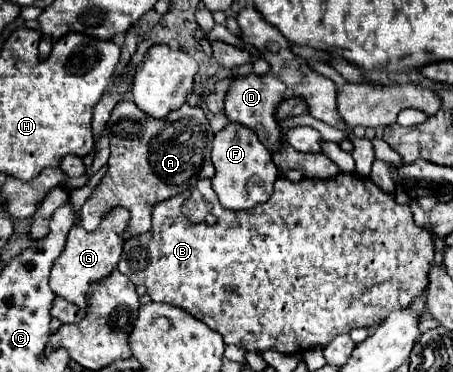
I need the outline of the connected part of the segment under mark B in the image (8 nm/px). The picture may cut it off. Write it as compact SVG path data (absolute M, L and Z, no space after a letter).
M341 173L335 175L333 179L301 179L297 183L285 179L285 177L277 177L275 181L275 191L271 195L271 199L263 205L257 205L253 209L247 211L229 211L223 209L211 189L211 181L203 179L199 181L199 185L203 185L203 197L205 201L209 201L213 205L213 215L217 217L215 225L207 225L207 223L191 223L183 213L181 213L181 205L183 205L183 195L171 197L169 201L157 203L153 207L153 227L149 233L131 237L125 241L123 247L123 255L119 259L117 269L127 275L135 285L145 285L147 287L147 295L153 301L159 303L171 303L177 307L183 307L185 311L189 311L193 317L201 319L203 323L207 323L211 329L219 331L223 335L225 345L239 345L245 351L255 351L255 353L263 353L269 349L275 349L279 353L291 355L291 353L305 353L307 349L313 347L325 347L327 343L331 343L331 339L335 339L335 335L343 335L349 333L355 327L371 327L375 323L381 323L391 311L399 311L399 309L407 309L409 303L417 297L423 295L423 291L427 289L427 273L429 267L433 263L435 257L435 245L433 245L433 235L425 229L425 227L417 227L411 215L411 209L407 205L399 205L395 203L391 193L381 191L371 179L361 179L355 177L351 173Z

